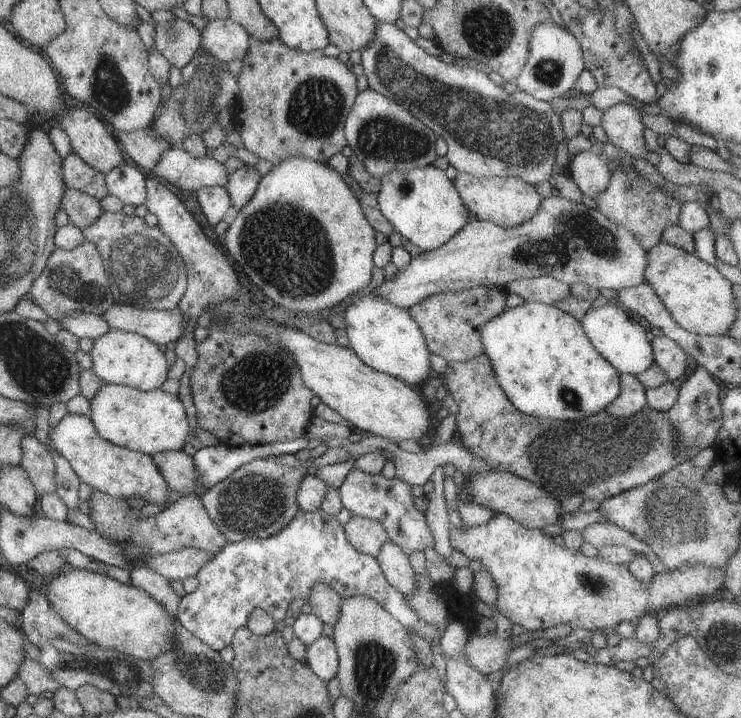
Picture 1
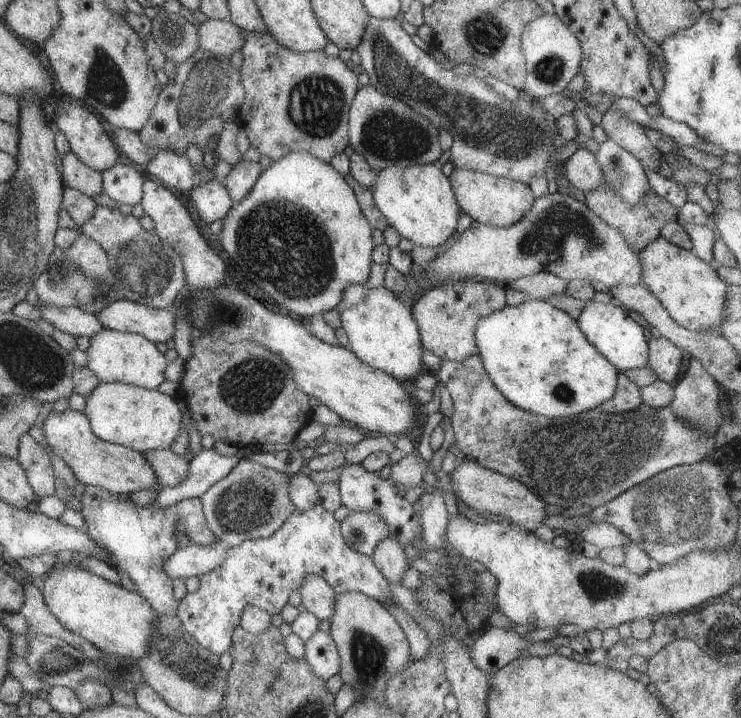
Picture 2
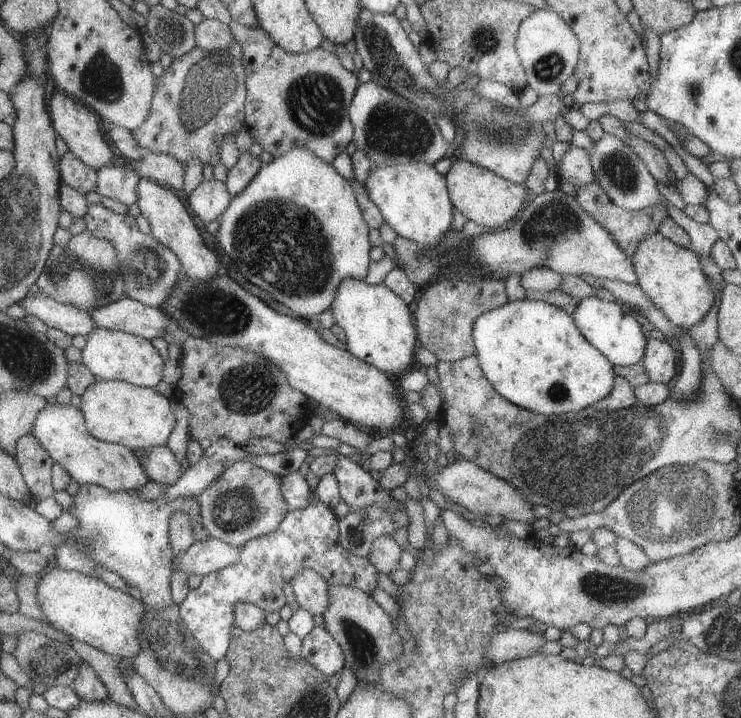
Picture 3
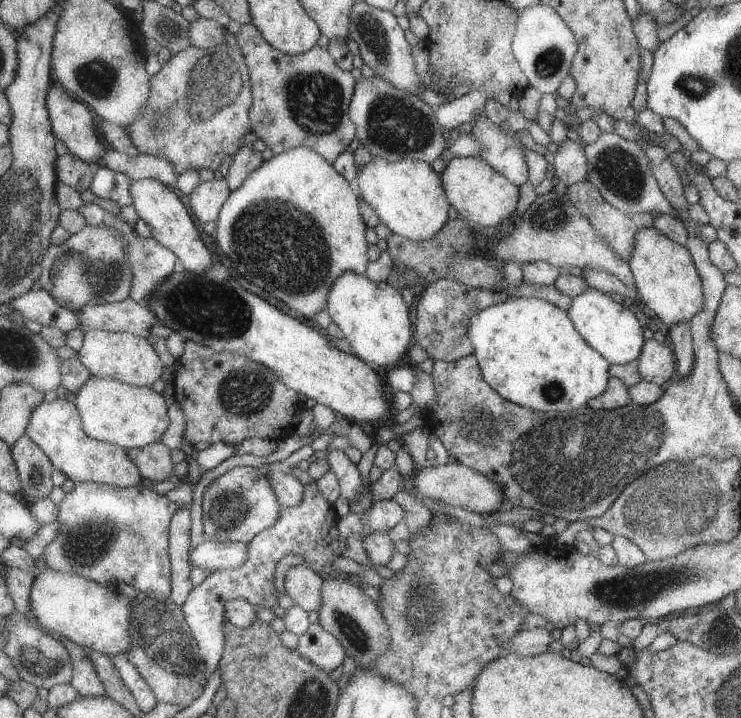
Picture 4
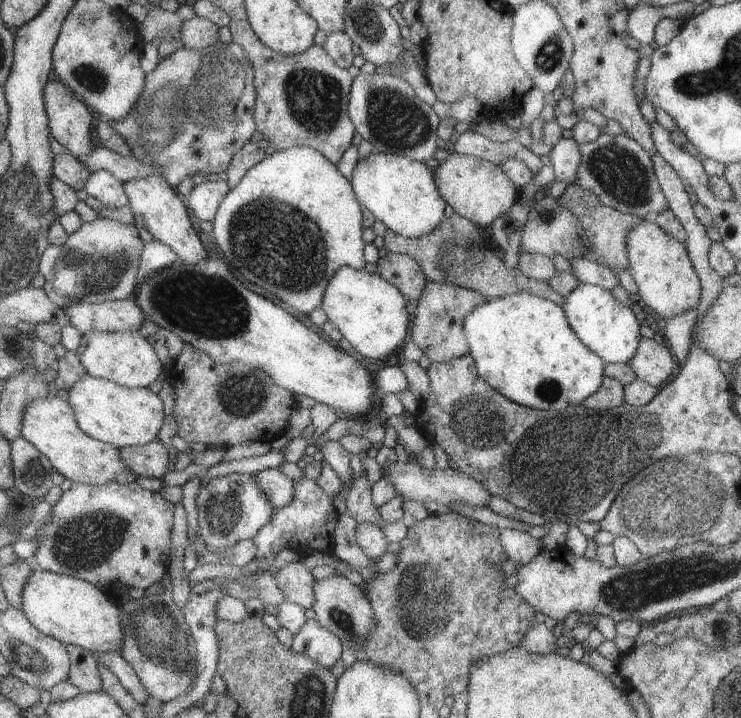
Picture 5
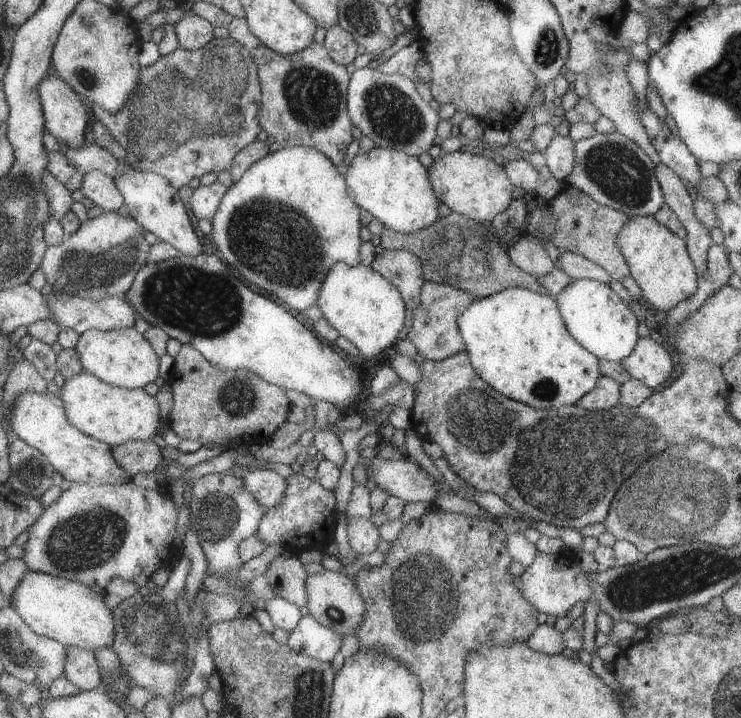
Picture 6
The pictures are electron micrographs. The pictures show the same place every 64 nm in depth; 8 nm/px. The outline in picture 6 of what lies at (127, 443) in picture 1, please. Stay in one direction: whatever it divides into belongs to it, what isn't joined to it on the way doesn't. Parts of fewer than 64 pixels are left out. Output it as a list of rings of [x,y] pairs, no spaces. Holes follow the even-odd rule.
[[[85,370],[63,380],[60,389],[63,414],[79,432],[109,446],[125,444],[129,440],[149,441],[157,433],[159,404],[142,388],[126,389],[99,380]]]

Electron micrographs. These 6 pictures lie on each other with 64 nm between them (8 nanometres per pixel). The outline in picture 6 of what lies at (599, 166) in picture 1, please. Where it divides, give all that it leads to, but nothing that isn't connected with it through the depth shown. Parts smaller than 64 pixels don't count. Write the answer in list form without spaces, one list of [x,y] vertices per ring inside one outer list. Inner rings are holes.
[[[556,133],[555,136],[551,136],[547,148],[541,152],[545,166],[555,180],[563,182],[563,178],[567,178],[569,172],[573,170],[575,164],[573,144],[569,136],[560,136]]]

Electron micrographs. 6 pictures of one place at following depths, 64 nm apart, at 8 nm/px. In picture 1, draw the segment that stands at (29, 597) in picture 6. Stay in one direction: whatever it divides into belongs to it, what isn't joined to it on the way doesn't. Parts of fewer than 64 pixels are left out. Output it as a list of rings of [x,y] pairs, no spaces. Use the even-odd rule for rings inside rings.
[[[68,568],[53,575],[45,589],[47,591],[47,602],[52,605],[53,612],[58,614],[59,618],[62,618],[71,630],[81,634],[91,644],[97,644],[97,646],[107,650],[115,650],[115,652],[121,652],[125,656],[144,661],[154,659],[161,652],[167,652],[167,650],[173,648],[173,642],[175,642],[175,638],[173,638],[173,634],[175,634],[173,618],[165,612],[165,608],[159,602],[155,602],[143,590],[139,590],[133,585],[125,586],[125,584],[117,582],[110,576],[93,571]]]

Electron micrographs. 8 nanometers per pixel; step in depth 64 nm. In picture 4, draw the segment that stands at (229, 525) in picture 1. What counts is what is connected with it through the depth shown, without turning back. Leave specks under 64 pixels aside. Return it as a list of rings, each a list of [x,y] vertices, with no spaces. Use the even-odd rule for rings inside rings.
[[[235,467],[205,487],[201,497],[202,530],[205,539],[211,542],[248,542],[255,534],[275,524],[280,508],[264,472],[264,468]]]

